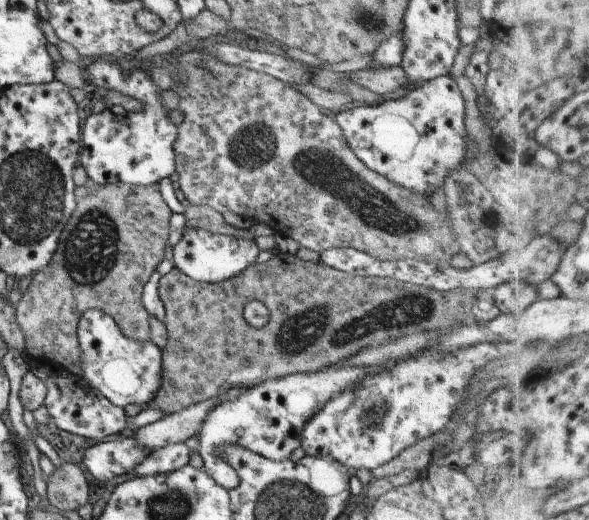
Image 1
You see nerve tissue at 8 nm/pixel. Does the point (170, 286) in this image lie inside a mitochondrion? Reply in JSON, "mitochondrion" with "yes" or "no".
{"mitochondrion":"no"}

